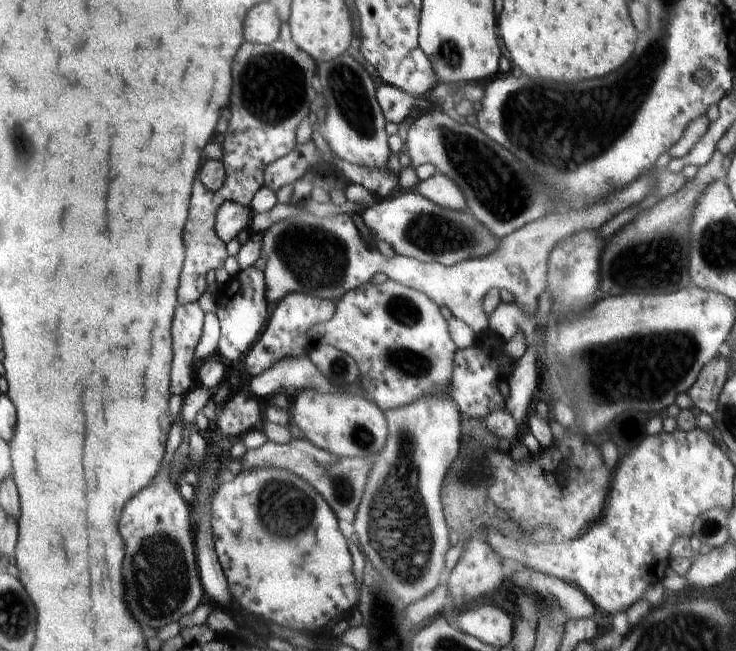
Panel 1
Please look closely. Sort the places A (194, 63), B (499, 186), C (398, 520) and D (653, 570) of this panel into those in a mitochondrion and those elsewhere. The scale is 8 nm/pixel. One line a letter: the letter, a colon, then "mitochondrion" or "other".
A: other
B: mitochondrion
C: mitochondrion
D: other

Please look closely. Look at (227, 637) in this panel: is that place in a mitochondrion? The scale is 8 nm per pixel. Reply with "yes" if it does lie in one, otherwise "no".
no

